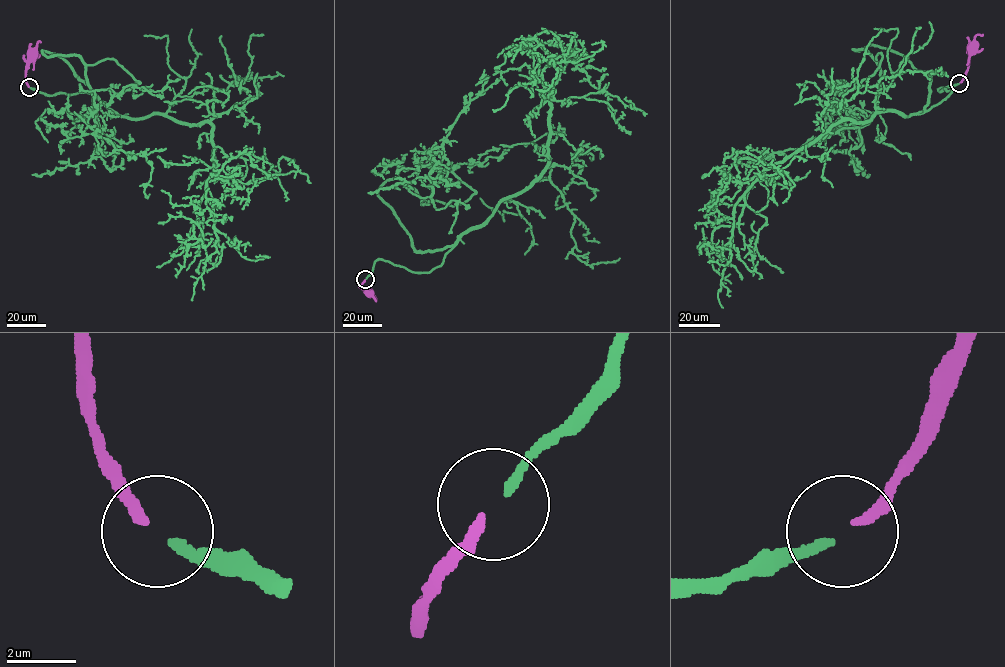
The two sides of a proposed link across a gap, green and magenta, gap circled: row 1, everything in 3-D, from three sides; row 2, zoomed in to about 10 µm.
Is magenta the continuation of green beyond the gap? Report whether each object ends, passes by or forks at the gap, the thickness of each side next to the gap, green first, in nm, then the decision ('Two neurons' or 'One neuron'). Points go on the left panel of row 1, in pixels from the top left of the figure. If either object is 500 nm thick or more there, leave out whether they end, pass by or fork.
At the ring green ends. At the ring magenta ends. Thickness 260 nm (green) against 300 nm. One neuron

